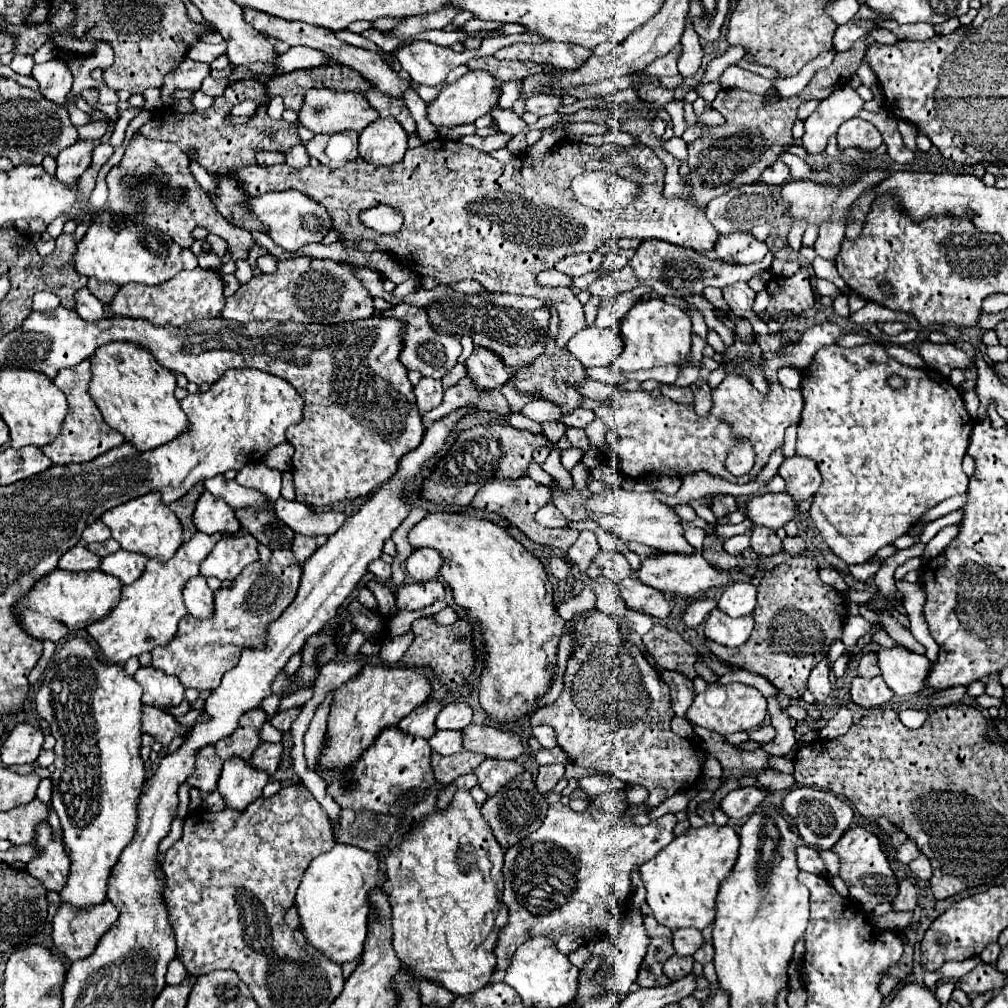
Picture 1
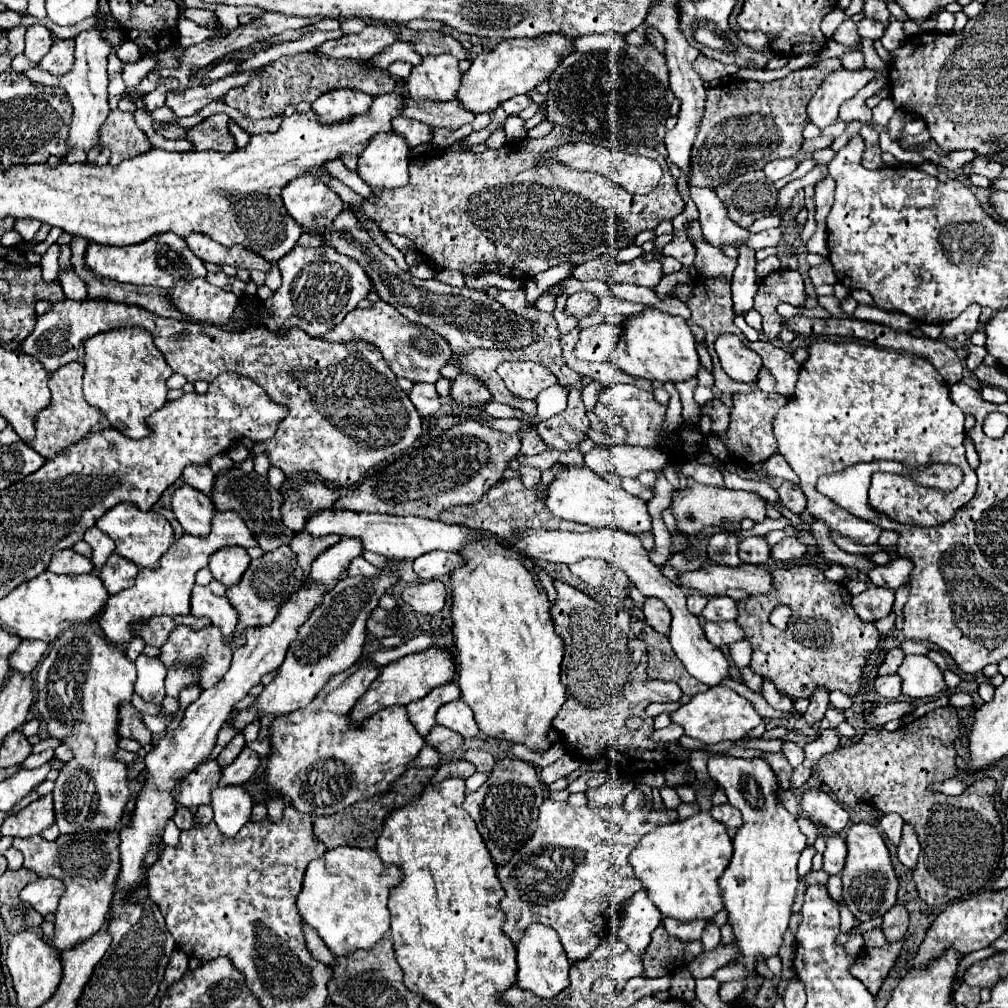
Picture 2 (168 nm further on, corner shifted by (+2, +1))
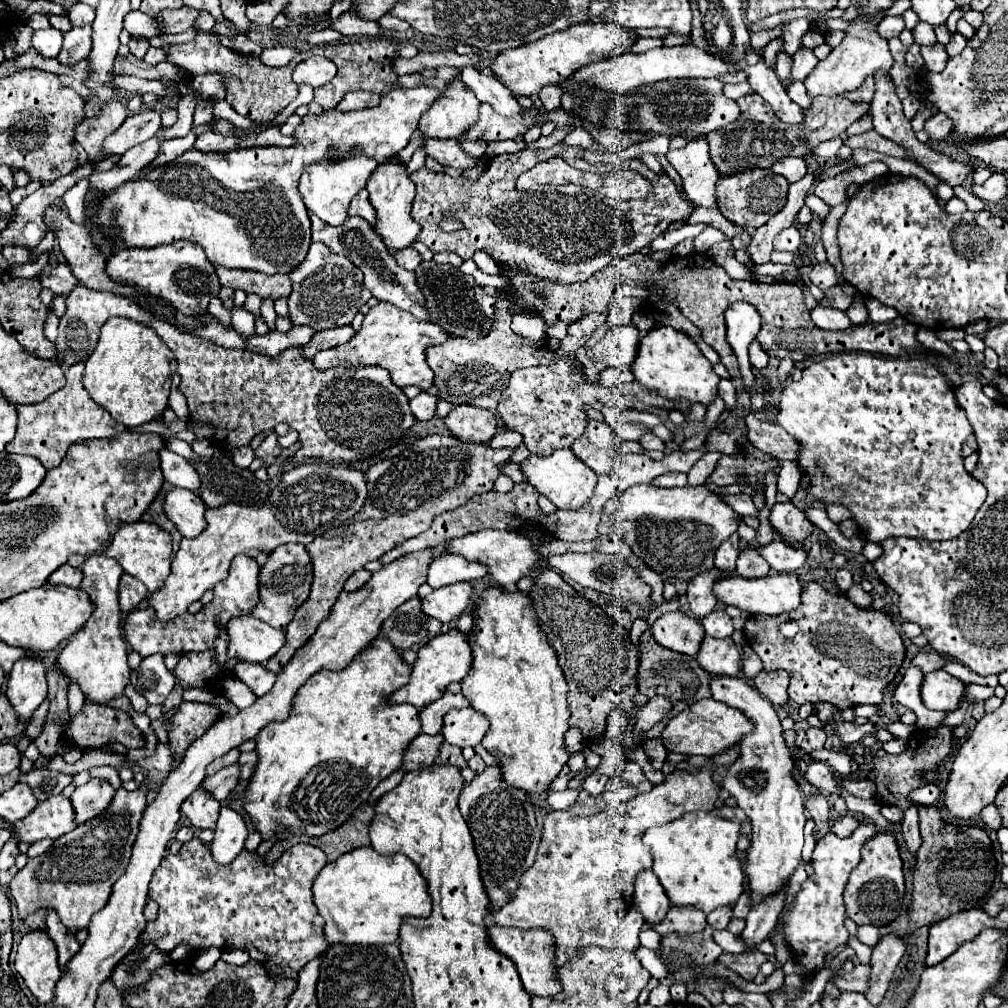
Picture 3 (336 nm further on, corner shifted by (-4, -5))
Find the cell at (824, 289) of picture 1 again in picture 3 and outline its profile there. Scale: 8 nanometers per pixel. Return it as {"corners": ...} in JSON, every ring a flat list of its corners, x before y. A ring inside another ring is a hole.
{"corners":[[821,262,821,264,815,264,811,274,809,274,811,282,815,286,819,286,821,290,829,290,831,286,837,284,837,272,835,268,829,264,829,262]]}

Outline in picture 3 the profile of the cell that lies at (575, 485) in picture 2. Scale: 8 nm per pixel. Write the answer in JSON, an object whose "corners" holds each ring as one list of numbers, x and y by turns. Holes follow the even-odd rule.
{"corners":[[559,448,549,456,537,456,529,454,527,460,519,464,519,470,523,472,523,482,531,484,539,494,547,496,559,510,577,510,589,500,593,494,593,488,597,484,597,474,587,468,571,448]]}

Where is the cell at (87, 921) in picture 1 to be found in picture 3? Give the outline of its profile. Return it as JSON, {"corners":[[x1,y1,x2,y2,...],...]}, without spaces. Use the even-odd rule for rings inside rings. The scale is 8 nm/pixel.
{"corners":[[145,786,133,792,119,788,111,804,99,816,79,824,75,830,63,834,63,838,57,838,41,856,29,858,25,868,9,882,9,894,19,916,25,920,33,910,51,908,59,912,59,918,67,928,87,928,91,916,107,904,113,884,127,868,145,806]]}

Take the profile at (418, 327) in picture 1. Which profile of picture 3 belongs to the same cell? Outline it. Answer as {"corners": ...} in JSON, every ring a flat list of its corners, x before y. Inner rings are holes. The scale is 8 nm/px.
{"corners":[[379,302,377,306,373,306,365,320,363,326,359,330,357,336,353,336,345,346,341,348,333,348,329,350,321,350,313,356,313,364,317,370,329,370,329,368,337,368,337,366,381,366,389,372,391,382,399,388,405,386,419,386,421,390,427,390,433,386,433,372,427,366,425,360,425,350,431,344,439,344,445,342,449,336,439,330,439,326,425,322,425,320,417,320,415,316,411,316,405,310,395,308,389,302],[335,352,335,356,331,356]]}

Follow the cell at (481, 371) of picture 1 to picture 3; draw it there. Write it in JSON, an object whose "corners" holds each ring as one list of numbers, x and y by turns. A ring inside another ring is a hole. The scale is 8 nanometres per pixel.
{"corners":[[453,406,451,414,445,418,445,426,453,438,475,444,487,444,497,432,493,412,475,406]]}

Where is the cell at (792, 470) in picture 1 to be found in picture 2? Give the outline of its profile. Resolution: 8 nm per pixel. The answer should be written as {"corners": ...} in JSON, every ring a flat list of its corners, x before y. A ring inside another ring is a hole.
{"corners":[[785,480,785,482,779,486,777,494,779,494,781,502,783,502,789,510,793,510,795,514,801,514,801,512,805,510,805,506,807,506,807,496,803,494,801,486,797,486,797,484,789,482,789,480]]}

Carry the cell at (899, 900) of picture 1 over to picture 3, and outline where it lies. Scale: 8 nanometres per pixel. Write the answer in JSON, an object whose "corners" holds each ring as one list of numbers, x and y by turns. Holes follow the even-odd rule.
{"corners":[[887,936,883,938,875,948,871,956,871,974,869,974,869,988,863,992,865,998,873,1004,879,1006,883,1000,889,982,893,978,893,972,905,952,905,944,901,938]]}

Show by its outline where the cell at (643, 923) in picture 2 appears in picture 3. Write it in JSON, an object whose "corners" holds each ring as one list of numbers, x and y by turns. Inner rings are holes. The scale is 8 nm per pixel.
{"corners":[[645,868,637,874,633,904,645,916,649,926,655,922,661,922,661,918,667,914,667,910,671,906,669,898,667,898,659,878,655,878,651,868]]}

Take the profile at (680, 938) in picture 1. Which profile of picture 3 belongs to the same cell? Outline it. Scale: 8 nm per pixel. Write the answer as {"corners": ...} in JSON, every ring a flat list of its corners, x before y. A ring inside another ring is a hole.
{"corners":[[671,906,667,916,653,926,661,936,669,932,683,932,683,934,693,934,701,932,705,928,705,912,697,910,695,906]]}

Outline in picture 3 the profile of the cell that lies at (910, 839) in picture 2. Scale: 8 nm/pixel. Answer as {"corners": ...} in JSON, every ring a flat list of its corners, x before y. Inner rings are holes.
{"corners":[[917,802,915,806,909,806,907,812,905,812,905,818,901,822,901,828,903,828,903,838,905,838,905,844,909,846,911,854,917,854,919,846,921,846,921,834,919,834,919,822,917,822]]}

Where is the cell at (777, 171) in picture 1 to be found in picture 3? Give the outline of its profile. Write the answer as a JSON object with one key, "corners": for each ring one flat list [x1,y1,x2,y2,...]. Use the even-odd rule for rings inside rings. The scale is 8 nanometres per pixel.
{"corners":[[785,156,781,160,777,160,771,170,775,170,775,174,781,174,787,178,787,182,797,182,799,178,803,178,803,174,807,172,807,164,803,162,803,158,799,156]]}

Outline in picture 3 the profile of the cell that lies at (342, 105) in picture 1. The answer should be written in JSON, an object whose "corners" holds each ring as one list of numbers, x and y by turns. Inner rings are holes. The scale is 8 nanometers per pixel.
{"corners":[[351,92,345,94,345,98,335,106,341,112,349,112,349,110,363,110,363,108,375,108,379,104,379,94,373,92]]}

